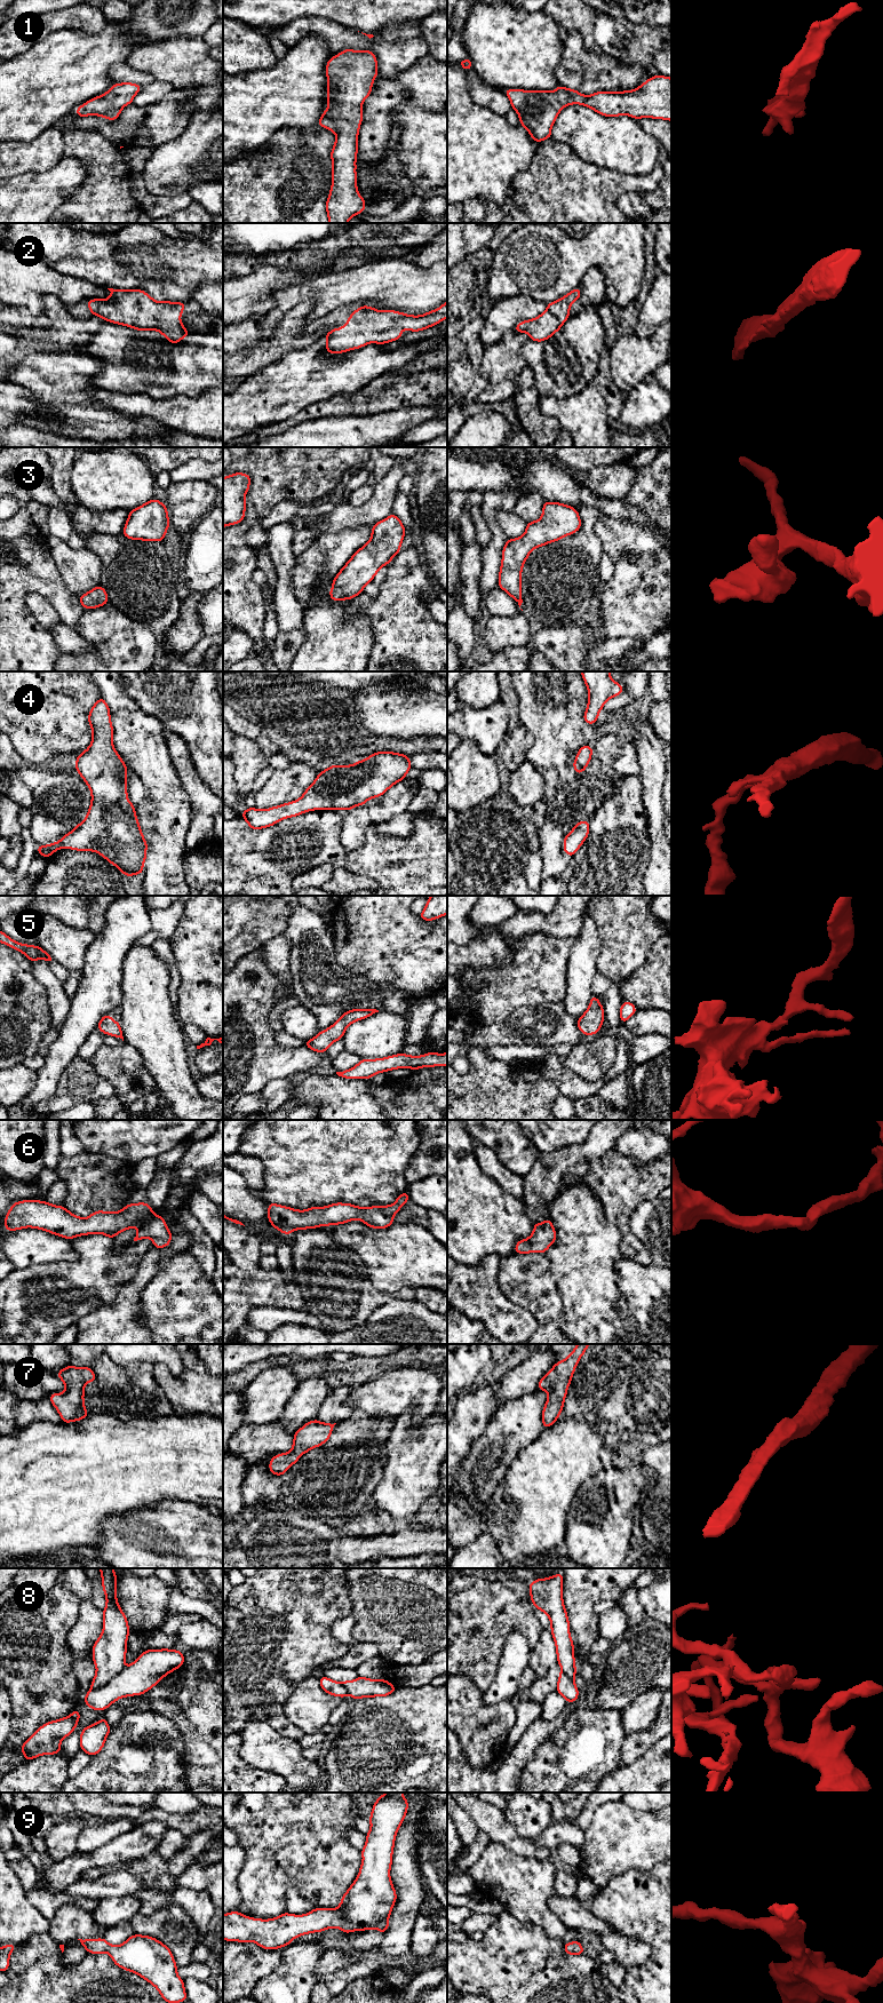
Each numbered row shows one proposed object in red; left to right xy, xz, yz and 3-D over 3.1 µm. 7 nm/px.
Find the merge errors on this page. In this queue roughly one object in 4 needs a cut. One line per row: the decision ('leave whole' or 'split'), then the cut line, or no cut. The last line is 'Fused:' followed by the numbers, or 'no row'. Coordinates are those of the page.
1: leave whole | no cut
2: leave whole | no cut
3: leave whole | no cut
4: leave whole | no cut
5: leave whole | no cut
6: leave whole | no cut
7: leave whole | no cut
8: leave whole | no cut
9: leave whole | no cut
Fused: no row

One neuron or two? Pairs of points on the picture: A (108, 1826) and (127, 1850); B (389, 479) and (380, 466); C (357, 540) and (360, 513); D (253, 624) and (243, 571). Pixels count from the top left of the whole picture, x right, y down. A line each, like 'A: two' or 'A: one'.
A: two
B: two
C: two
D: one

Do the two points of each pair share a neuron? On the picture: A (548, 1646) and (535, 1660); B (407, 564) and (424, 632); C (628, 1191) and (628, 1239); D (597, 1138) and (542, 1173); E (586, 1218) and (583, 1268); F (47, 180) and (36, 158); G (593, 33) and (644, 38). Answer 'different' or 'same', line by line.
A: same
B: same
C: same
D: same
E: same
F: different
G: same

